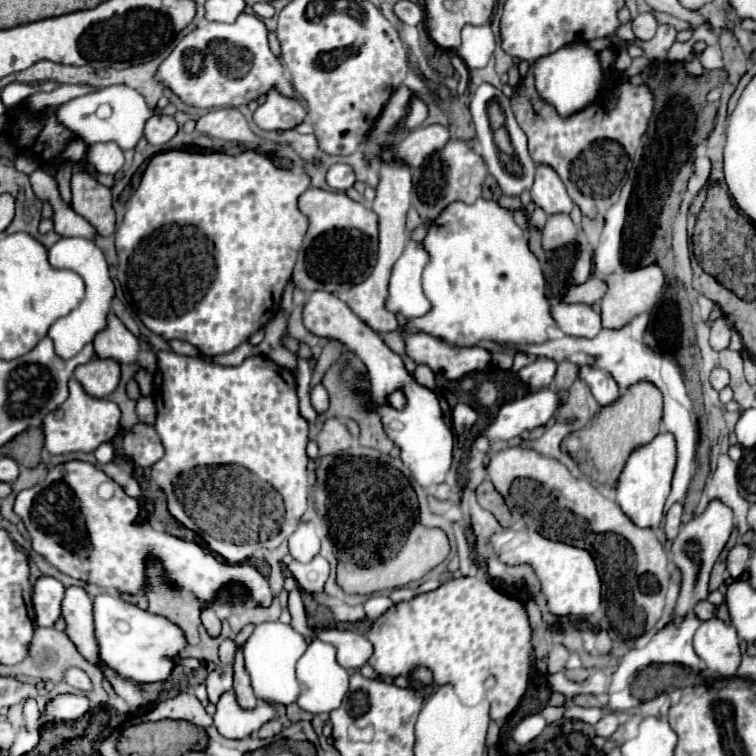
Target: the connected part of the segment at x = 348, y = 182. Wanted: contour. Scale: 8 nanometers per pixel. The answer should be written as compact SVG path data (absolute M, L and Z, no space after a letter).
M334 164L334 166L328 170L328 174L326 174L328 186L334 188L334 190L340 190L340 192L352 188L354 180L356 180L356 178L354 178L354 170L352 170L352 166L348 166L348 164Z

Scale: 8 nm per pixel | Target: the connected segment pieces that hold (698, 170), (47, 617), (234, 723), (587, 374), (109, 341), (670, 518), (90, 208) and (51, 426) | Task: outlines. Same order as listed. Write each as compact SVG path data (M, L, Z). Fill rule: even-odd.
M696 156L694 158L694 174L688 182L688 192L692 196L696 196L708 182L710 178L710 160L706 156Z
M40 576L34 584L32 602L36 610L38 626L54 626L60 616L60 604L64 596L64 584L52 576Z
M226 692L220 696L214 712L214 726L226 738L246 738L252 732L260 730L260 726L276 716L276 710L270 706L258 706L254 710L238 708L234 692Z
M580 366L580 378L590 386L600 406L610 404L610 400L618 398L618 384L608 372L602 372L592 366Z
M110 314L106 330L94 338L94 350L98 358L110 358L118 364L138 364L146 372L156 370L156 354L142 350L138 338L120 322L116 314Z
M674 504L668 512L666 512L666 538L668 540L674 540L678 530L680 530L680 524L682 524L682 504Z
M74 164L72 176L72 208L84 220L88 220L100 236L114 234L114 210L110 188L98 184L94 176L82 170L80 164Z
M70 380L70 396L64 402L64 412L50 412L44 420L44 448L58 456L68 452L94 452L100 444L110 442L118 432L120 422L120 408L118 404L110 400L92 398L84 392L84 388L78 384L78 380Z

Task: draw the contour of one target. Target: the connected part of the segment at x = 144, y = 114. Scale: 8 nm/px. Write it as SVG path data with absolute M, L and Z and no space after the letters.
M110 86L60 104L56 110L56 120L72 132L82 132L88 146L96 142L116 142L122 150L130 150L142 138L144 124L152 114L154 112L148 108L146 100L134 88Z

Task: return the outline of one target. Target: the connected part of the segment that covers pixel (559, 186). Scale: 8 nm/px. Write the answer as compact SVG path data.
M540 164L536 168L536 180L534 186L530 190L532 202L536 206L540 206L546 214L570 214L574 202L566 192L564 182L560 180L560 176L546 164Z

